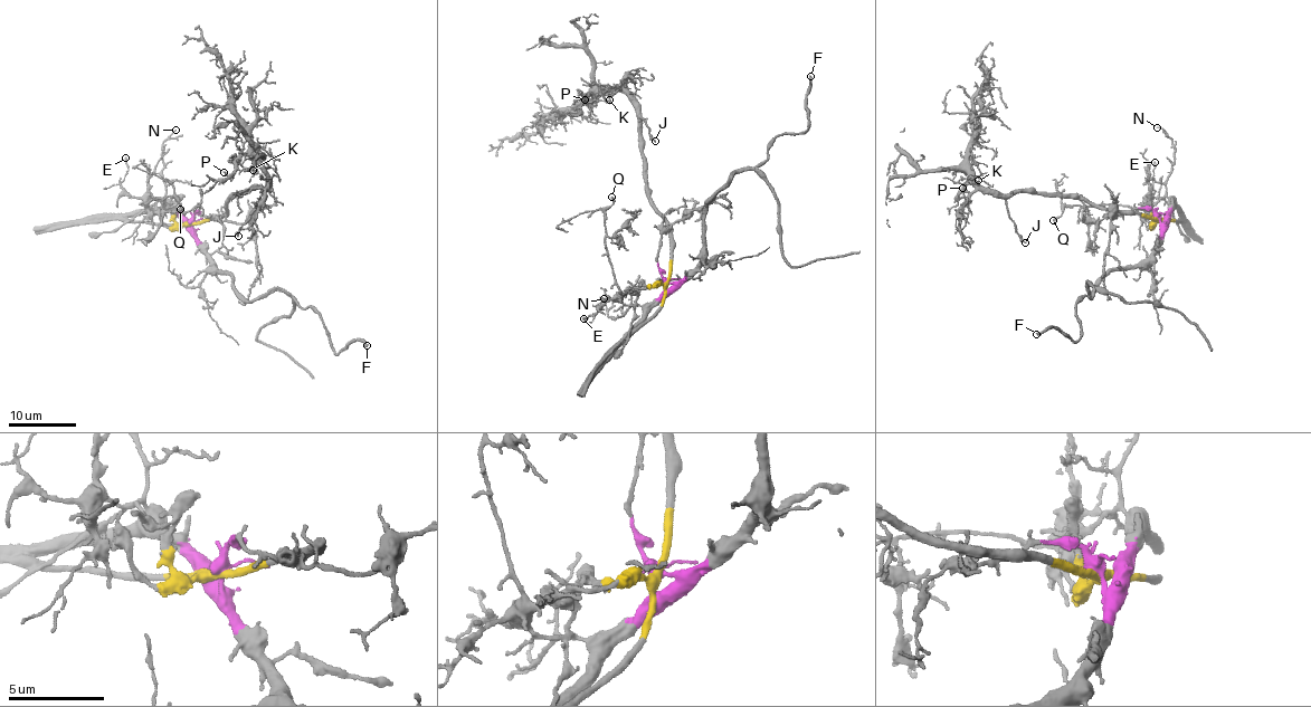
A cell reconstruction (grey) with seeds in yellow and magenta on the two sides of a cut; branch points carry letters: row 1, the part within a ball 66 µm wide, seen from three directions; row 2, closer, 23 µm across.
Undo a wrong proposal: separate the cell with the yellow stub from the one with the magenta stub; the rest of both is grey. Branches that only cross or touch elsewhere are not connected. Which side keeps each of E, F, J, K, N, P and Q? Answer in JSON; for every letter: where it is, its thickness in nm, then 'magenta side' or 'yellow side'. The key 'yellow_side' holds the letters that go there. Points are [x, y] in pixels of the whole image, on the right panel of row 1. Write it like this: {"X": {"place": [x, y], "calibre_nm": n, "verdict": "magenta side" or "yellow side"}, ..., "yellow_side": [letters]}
{"E": {"place": [1155, 162], "calibre_nm": 160, "verdict": "magenta side"}, "F": {"place": [1036, 334], "calibre_nm": 240, "verdict": "magenta side"}, "J": {"place": [1025, 242], "calibre_nm": 260, "verdict": "yellow side"}, "K": {"place": [978, 180], "calibre_nm": 100, "verdict": "yellow side"}, "N": {"place": [1157, 127], "calibre_nm": 90, "verdict": "magenta side"}, "P": {"place": [962, 188], "calibre_nm": 140, "verdict": "yellow side"}, "Q": {"place": [1053, 220], "calibre_nm": 240, "verdict": "magenta side"}, "yellow_side": ["J", "K", "P"]}

